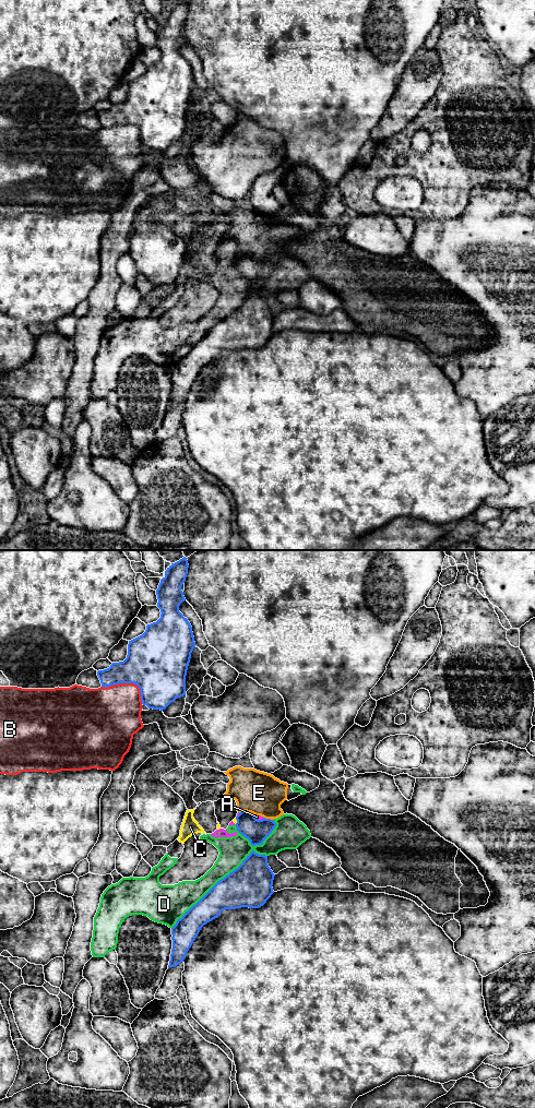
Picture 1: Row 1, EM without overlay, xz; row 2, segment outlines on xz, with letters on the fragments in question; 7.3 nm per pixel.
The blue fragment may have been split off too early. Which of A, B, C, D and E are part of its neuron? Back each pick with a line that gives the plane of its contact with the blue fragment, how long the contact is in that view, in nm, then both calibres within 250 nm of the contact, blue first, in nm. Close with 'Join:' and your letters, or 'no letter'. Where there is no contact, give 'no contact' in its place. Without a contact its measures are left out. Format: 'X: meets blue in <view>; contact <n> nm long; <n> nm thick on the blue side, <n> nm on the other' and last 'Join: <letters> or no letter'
Join: no letter

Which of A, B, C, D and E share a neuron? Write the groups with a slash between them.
A C D E / B

